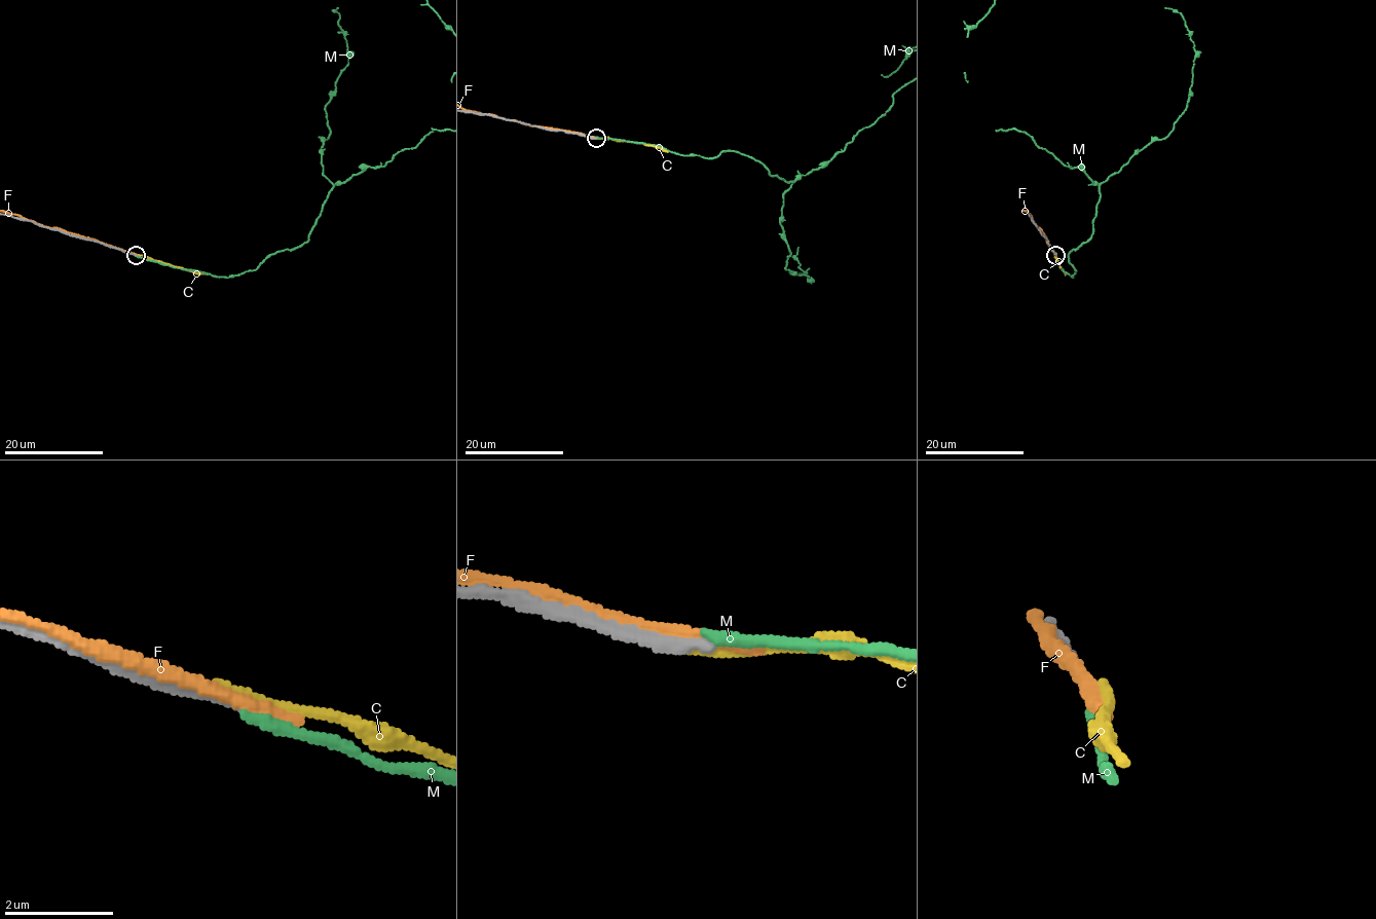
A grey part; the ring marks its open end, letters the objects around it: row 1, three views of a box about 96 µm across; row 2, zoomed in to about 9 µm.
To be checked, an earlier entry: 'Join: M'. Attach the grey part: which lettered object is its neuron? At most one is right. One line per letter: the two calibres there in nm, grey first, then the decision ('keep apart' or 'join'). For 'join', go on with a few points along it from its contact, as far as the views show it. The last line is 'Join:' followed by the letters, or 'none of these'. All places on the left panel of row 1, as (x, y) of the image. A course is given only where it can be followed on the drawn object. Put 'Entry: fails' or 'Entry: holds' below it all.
C: 240 nm thick on the grey side, 200 nm on the other; keep apart
F: 200 nm thick on the grey side, 240 nm on the other; keep apart
M: 200 nm thick on the grey side, 220 nm on the other; keep apart
Join: none of these
Entry: fails

